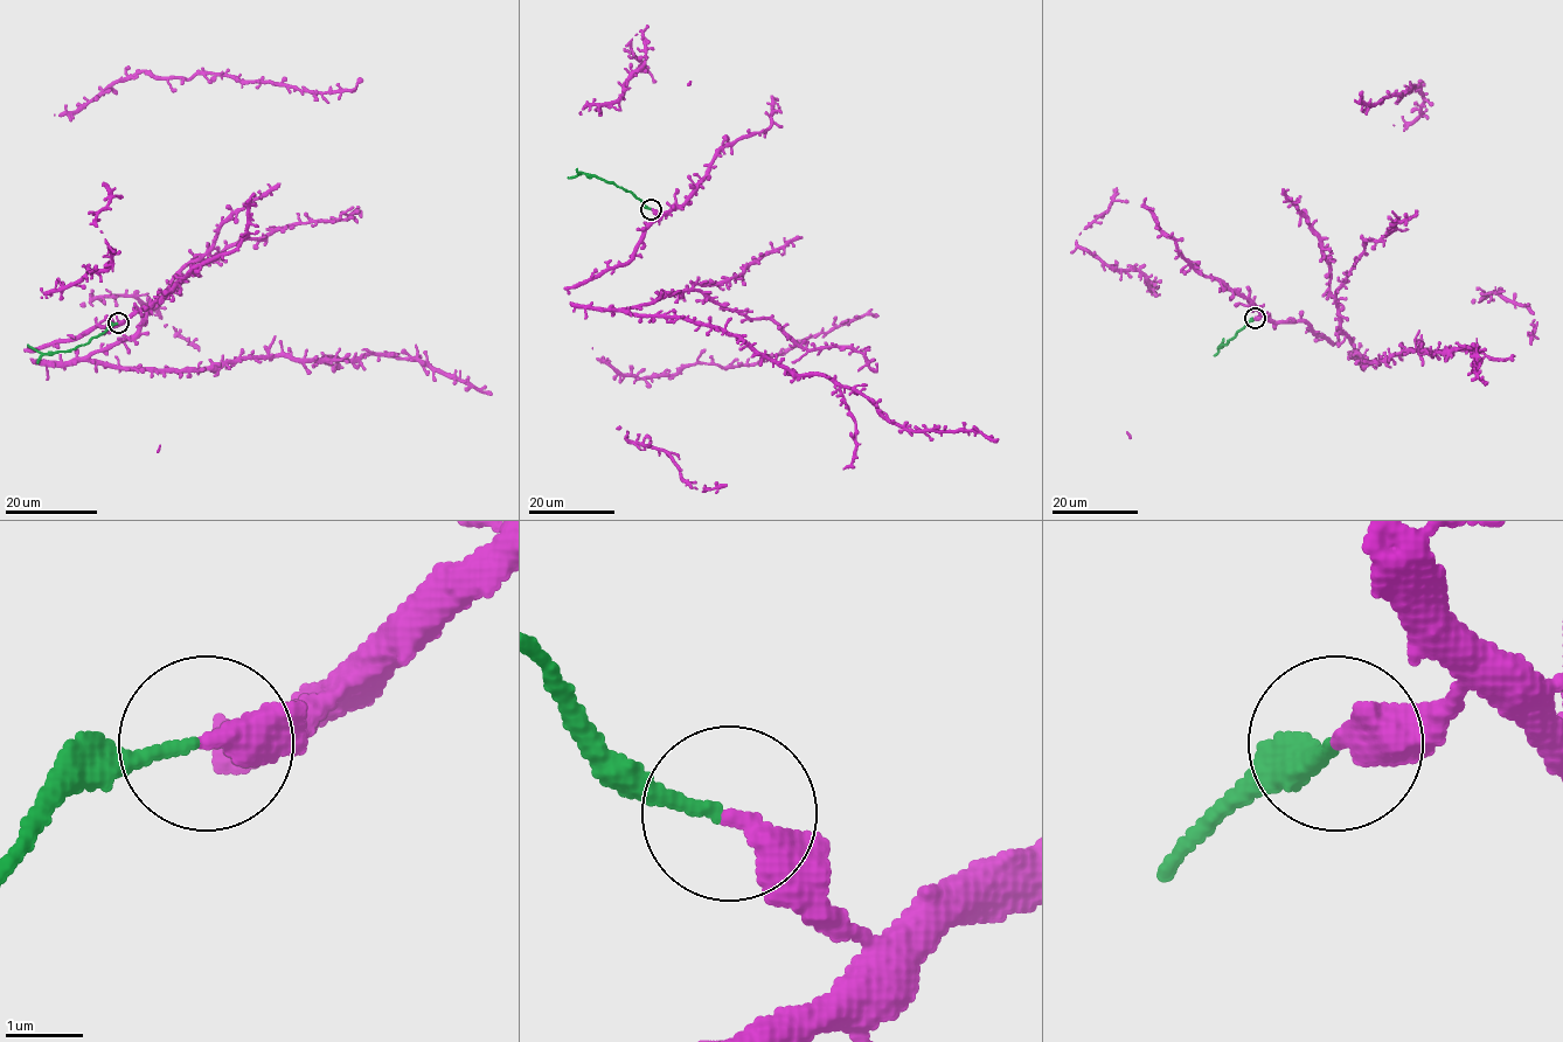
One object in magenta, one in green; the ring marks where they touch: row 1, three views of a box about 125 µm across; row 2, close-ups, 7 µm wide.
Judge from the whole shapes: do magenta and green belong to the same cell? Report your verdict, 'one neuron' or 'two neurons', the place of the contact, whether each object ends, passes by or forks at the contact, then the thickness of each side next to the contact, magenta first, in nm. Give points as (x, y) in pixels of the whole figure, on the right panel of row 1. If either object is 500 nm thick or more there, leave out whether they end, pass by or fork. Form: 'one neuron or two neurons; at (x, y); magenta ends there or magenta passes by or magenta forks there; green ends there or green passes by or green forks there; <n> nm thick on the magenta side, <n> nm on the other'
two neurons; at (1255, 318); magenta ends there; green ends there; 400 nm thick on the magenta side, 160 nm on the other

